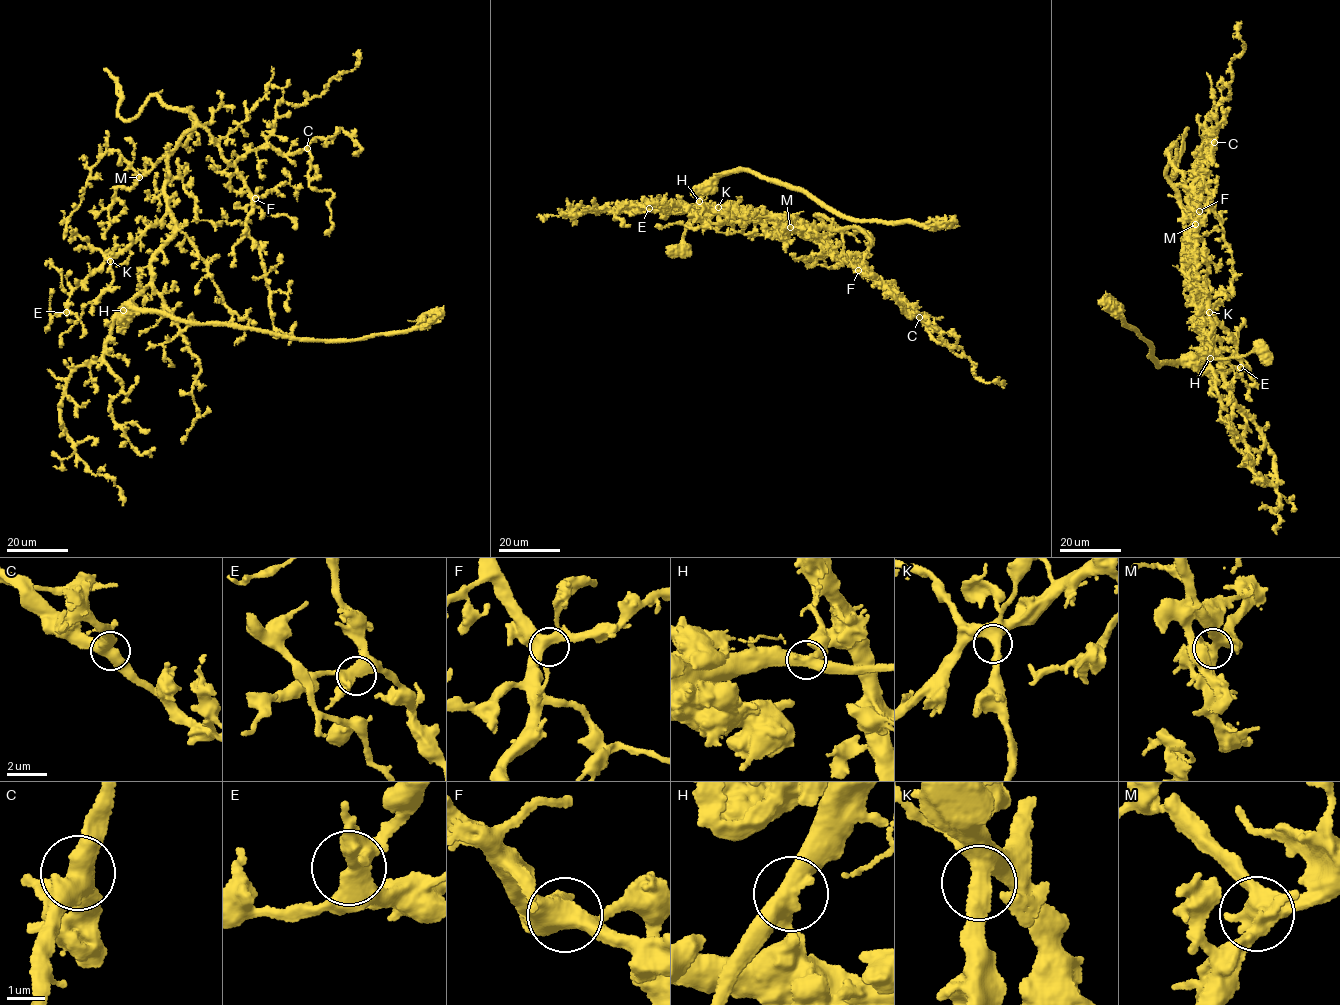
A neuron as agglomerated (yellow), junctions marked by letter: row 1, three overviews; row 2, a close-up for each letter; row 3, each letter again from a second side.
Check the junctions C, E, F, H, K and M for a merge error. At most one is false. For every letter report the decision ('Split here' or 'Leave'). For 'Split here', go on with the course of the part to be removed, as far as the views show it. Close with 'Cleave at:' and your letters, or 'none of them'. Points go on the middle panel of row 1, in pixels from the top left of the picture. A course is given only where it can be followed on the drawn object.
C: Leave
E: Leave
F: Leave
H: Split here. Course of the part to remove: (699, 201), (718, 176), (743, 169), (802, 188), (826, 206), (853, 219), (908, 220), (941, 227), (959, 225)
K: Leave
M: Leave
Cleave at: H

